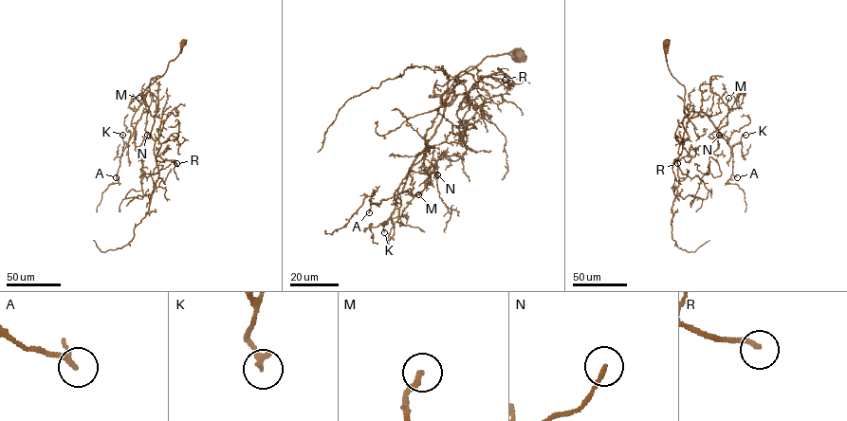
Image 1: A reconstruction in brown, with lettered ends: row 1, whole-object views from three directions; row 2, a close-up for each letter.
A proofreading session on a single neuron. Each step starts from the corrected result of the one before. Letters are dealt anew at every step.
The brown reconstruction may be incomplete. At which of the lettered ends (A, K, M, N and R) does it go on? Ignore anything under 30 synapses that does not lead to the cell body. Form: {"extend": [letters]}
{"extend": []}

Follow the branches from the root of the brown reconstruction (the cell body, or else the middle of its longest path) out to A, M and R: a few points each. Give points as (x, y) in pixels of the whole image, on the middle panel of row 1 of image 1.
A: (522, 56), (487, 56), (445, 92), (429, 96), (441, 98), (442, 121), (395, 194), (371, 203), (369, 212)
M: (522, 56), (487, 56), (445, 92), (429, 96), (441, 98), (443, 118), (402, 190), (422, 191), (418, 194)
R: (522, 56), (487, 56), (429, 96), (469, 92), (459, 108), (482, 76), (505, 80)

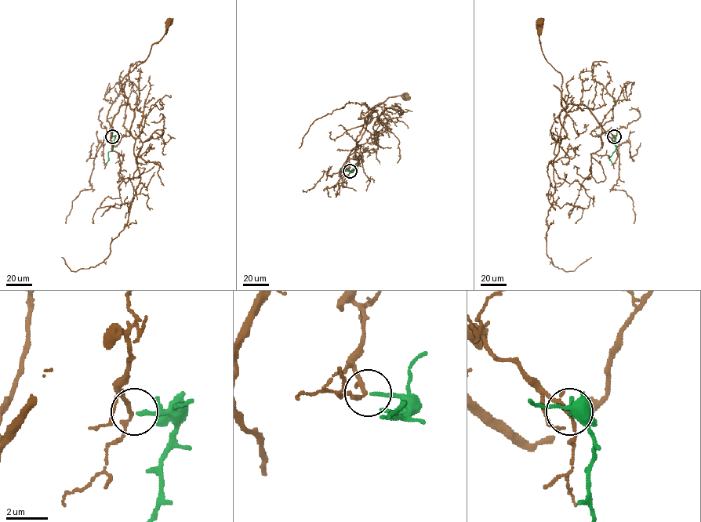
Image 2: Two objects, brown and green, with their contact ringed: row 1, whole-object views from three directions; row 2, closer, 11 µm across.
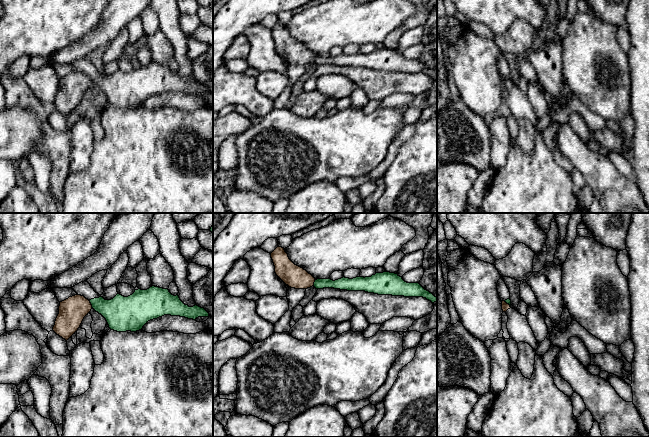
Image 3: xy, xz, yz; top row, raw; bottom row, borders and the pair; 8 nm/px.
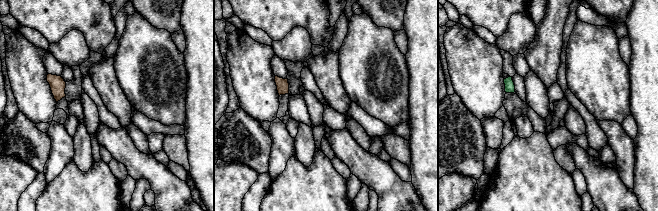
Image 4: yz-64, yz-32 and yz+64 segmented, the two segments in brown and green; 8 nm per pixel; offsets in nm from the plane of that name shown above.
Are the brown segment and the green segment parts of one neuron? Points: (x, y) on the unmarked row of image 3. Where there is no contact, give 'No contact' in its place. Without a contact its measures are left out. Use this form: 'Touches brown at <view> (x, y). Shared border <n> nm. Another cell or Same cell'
Touches brown at xy (90, 80). Shared border 70 nm. Another cell

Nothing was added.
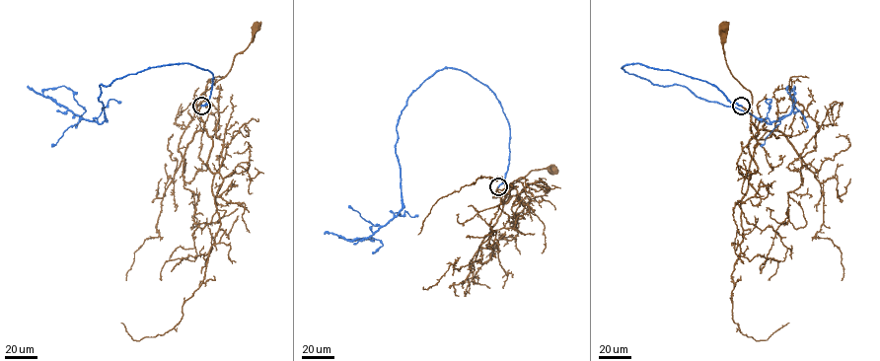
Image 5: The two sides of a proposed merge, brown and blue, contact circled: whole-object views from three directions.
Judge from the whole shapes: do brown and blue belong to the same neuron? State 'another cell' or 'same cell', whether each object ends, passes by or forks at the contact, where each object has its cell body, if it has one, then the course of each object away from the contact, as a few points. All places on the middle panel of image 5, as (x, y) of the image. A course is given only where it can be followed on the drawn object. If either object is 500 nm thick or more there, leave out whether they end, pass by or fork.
same cell | brown (553, 170) | blue none | brown via (498, 186), (492, 197), (502, 195), (531, 171), (554, 171) | blue via (498, 186), (500, 102), (437, 70), (396, 127), (402, 209), (368, 237), (340, 236), (379, 240), (372, 252)

